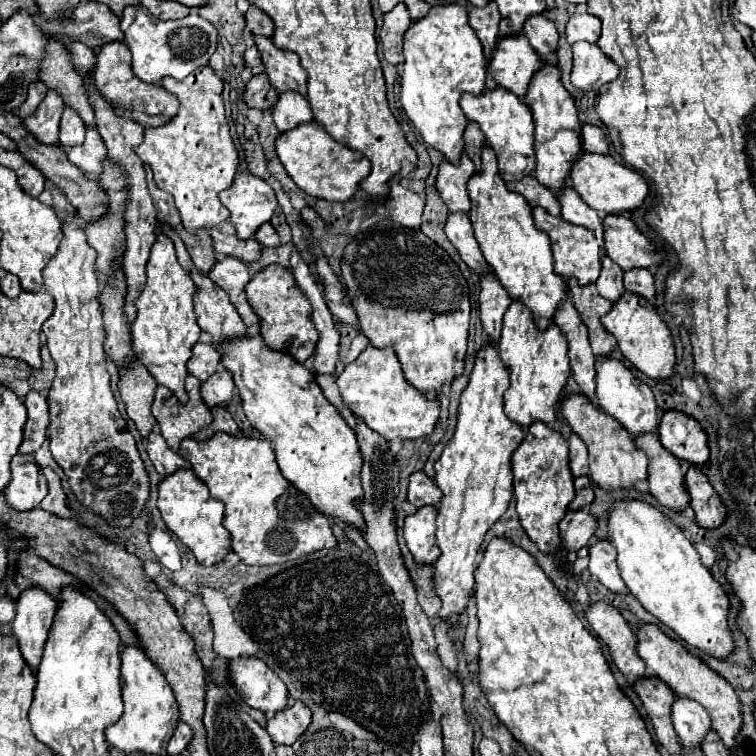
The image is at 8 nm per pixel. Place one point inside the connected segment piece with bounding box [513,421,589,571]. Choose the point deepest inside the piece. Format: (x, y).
(543, 482)

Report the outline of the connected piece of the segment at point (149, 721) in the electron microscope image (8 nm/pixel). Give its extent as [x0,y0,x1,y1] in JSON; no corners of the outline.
[107,647,193,755]

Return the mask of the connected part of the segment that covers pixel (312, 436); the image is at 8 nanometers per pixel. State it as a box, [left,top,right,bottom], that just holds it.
[221,335,365,529]

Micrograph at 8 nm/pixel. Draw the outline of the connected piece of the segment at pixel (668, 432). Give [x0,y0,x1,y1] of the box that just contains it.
[659,411,709,467]

